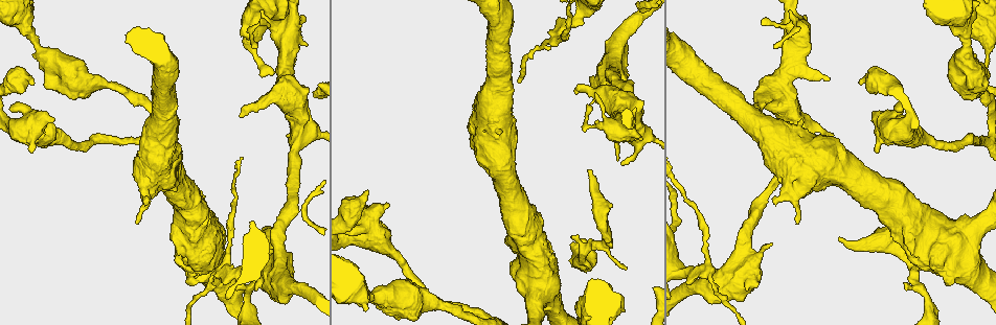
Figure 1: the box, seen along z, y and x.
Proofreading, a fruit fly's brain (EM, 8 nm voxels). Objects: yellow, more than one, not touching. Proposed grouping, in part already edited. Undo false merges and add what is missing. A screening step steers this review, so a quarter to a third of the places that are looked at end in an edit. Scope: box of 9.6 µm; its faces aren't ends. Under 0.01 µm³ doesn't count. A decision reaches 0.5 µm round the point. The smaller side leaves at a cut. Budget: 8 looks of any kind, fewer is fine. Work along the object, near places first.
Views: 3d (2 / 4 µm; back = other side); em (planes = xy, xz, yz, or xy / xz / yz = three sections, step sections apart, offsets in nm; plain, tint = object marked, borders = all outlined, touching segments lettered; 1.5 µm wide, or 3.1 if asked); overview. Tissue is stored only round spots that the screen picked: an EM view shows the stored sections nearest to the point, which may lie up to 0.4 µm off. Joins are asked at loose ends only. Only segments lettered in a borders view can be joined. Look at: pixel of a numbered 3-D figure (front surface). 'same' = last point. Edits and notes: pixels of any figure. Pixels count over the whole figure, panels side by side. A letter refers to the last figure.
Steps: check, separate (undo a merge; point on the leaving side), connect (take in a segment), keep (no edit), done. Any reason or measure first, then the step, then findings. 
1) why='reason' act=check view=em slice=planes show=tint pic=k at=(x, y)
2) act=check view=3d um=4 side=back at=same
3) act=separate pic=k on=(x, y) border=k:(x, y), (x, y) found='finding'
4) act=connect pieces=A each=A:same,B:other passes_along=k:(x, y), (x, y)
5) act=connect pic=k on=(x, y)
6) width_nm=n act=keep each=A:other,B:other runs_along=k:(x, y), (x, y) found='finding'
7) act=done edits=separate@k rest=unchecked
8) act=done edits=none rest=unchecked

why='an open end' act=check view=em slice=planes show=borders pic=1 at=(590, 170)

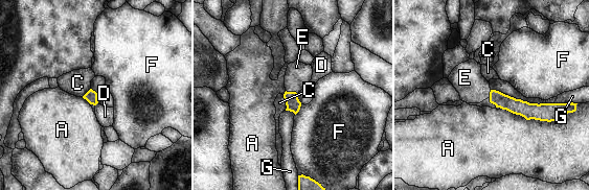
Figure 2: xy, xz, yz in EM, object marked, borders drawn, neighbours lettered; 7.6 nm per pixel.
act=connect pieces=E each=A:other,C:other,D:other,E:same,F:other,G:other passes_along=2:(293, 104), (292, 92), (298, 74) found='the neuron continues'

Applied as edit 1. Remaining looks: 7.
why='redraw' act=check view=overview

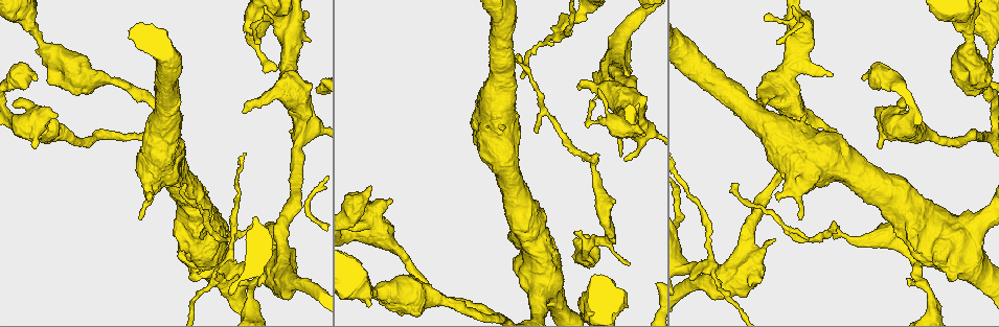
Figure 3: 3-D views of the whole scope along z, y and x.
why='stops while still wide' act=check view=em slice=yz step=4 show=borders pic=3 at=(259, 285)

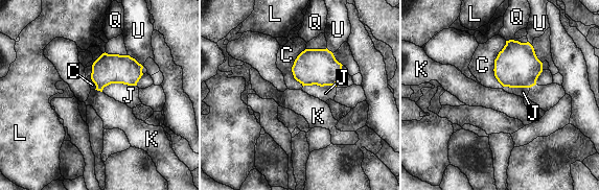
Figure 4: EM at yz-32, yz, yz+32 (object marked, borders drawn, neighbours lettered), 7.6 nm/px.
act=check view=em slice=xz step=4 show=borders at=same

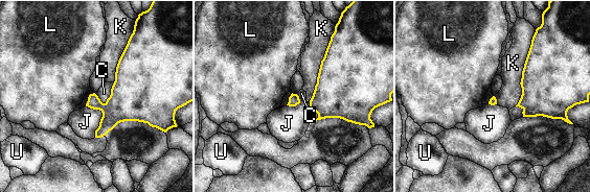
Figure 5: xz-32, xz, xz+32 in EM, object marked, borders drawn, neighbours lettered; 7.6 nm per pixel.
act=keep each=C:other,J:other,K:other,L:other,U:other found='no lettered segment goes on from it'

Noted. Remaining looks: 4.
why='free end' act=check view=em slice=planes show=borders pic=3 at=(303, 22)

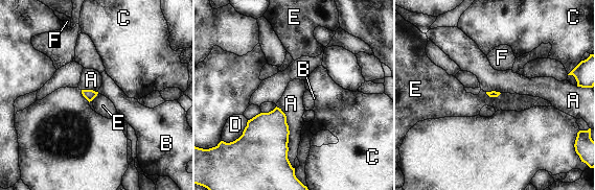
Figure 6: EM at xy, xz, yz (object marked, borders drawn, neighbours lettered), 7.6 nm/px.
act=keep each=A:other,B:other,C:other,D:other,E:other,F:other border=6:(485, 92), (489, 96), (501, 93) found='no lettered segment goes on from it'

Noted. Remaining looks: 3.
act=done edits=connect@2 rest=unchecked

